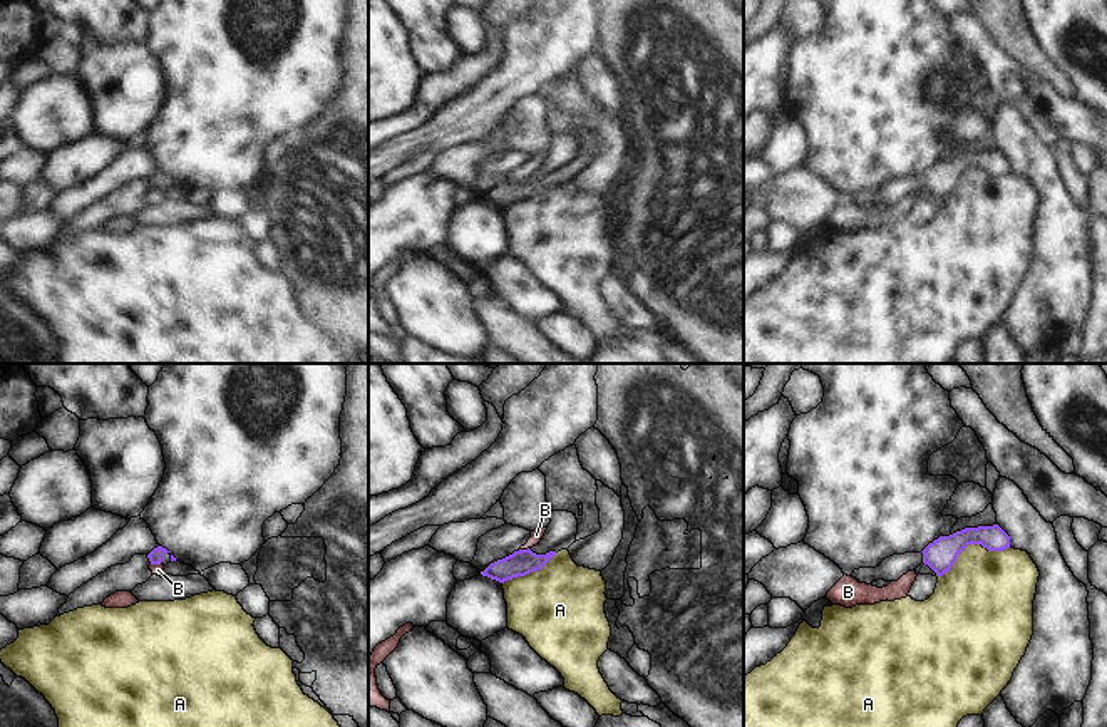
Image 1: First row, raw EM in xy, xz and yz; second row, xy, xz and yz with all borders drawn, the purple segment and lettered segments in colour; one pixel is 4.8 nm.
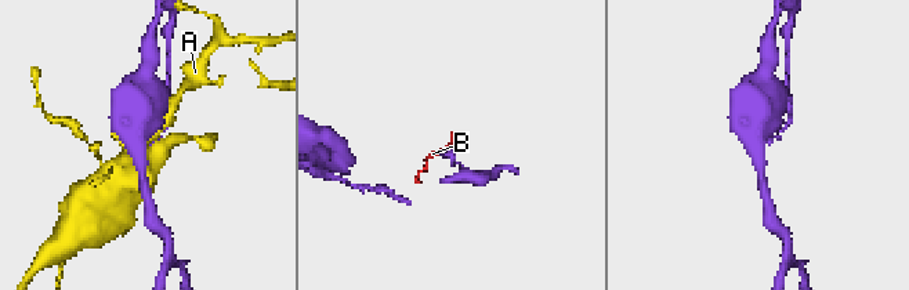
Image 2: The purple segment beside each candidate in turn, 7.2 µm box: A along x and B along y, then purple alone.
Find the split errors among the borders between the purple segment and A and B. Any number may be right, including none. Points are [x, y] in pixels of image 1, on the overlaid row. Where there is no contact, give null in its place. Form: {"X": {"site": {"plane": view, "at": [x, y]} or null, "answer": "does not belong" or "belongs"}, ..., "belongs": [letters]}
{"A": {"site": {"plane": "yz", "at": [972, 543]}, "answer": "does not belong"}, "B": {"site": {"plane": "xz", "at": [523, 550]}, "answer": "does not belong"}, "belongs": []}

